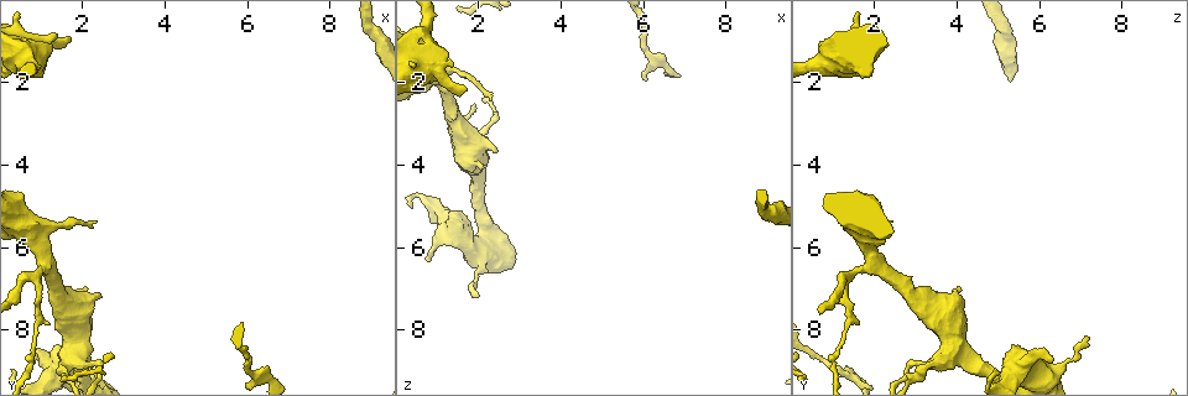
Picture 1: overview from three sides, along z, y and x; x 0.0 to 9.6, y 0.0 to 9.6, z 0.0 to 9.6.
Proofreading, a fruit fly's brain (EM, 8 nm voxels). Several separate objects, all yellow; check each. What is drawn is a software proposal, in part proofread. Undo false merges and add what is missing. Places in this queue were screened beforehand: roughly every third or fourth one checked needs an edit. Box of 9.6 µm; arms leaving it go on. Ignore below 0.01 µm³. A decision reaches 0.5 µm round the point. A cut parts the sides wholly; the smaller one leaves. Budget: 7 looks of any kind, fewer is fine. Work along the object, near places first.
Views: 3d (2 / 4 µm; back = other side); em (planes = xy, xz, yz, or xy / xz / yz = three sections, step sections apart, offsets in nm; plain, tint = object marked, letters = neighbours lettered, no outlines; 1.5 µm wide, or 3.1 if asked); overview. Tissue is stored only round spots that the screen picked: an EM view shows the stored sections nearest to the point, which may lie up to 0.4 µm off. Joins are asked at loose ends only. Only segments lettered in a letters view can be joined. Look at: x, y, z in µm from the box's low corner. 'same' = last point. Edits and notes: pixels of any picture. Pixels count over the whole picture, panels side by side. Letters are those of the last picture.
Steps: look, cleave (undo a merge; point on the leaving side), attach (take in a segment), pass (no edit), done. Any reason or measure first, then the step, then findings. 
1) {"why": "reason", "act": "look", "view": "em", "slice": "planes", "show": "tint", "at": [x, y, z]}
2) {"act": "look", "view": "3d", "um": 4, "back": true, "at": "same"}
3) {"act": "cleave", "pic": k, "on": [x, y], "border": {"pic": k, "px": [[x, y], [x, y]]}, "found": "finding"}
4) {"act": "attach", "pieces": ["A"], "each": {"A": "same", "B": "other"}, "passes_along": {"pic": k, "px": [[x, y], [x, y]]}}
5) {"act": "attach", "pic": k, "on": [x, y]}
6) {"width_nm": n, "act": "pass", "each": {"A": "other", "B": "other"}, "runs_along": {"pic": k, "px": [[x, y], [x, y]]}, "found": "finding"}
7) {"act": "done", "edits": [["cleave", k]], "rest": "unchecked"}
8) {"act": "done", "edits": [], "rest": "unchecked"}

{"why": "free end", "act": "look", "view": "em", "slice": "planes", "show": "plain", "at": [2.35, 5.30, 2.35]}

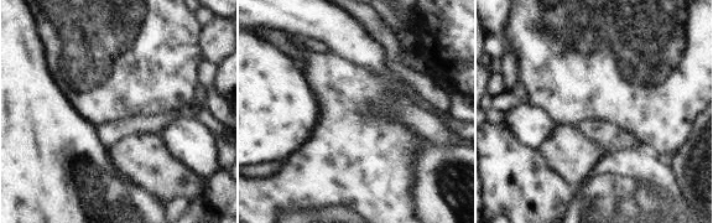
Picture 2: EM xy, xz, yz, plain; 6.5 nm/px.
{"why": "with the object marked", "act": "look", "view": "em", "slice": "planes", "show": "tint", "at": "same"}

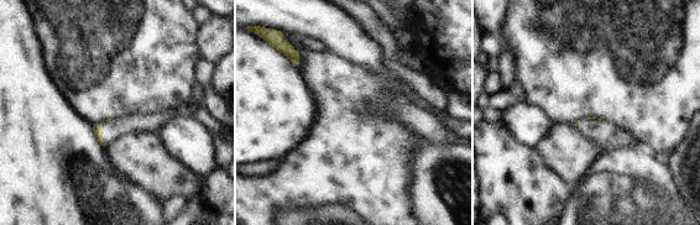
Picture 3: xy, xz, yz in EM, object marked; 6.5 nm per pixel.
{"why": "what lies round it", "act": "look", "view": "em", "slice": "planes", "show": "letters", "at": "same"}

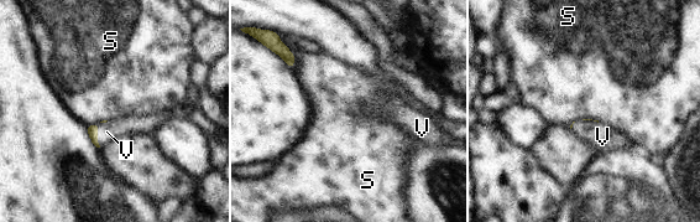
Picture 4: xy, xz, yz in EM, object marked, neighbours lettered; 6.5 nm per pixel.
{"act": "attach", "pieces": ["V"], "each": {"S": "other", "V": "same"}, "found": "the neuron continues"}

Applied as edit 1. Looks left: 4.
{"why": "redraw", "act": "look", "view": "overview"}

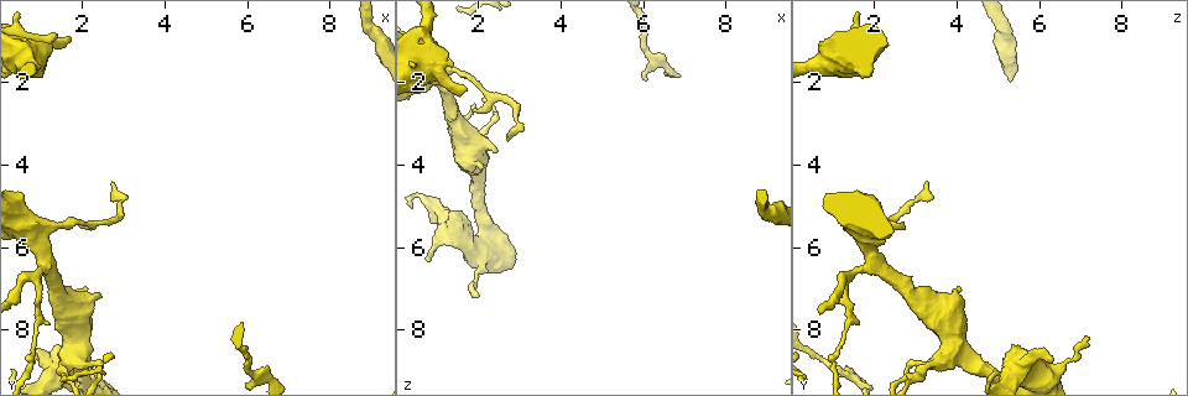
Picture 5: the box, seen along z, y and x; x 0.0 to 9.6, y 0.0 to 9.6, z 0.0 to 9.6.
{"why": "abrupt turn", "act": "look", "view": "3d", "um": 4, "at": [2.45, 8.90, 2.85]}

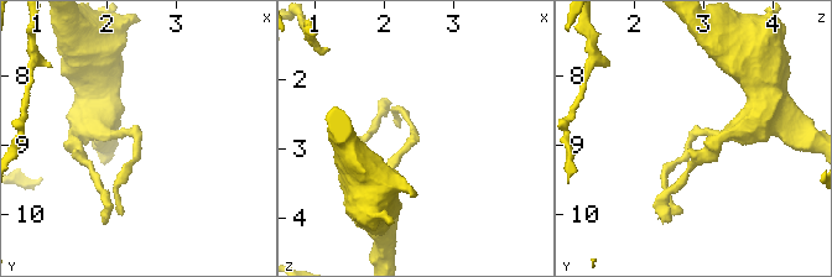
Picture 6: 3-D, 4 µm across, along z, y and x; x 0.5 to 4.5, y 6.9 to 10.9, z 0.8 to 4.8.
{"act": "look", "view": "em", "slice": "xy", "step": 8, "show": "tint", "at": [2.45, 8.85, 2.85]}

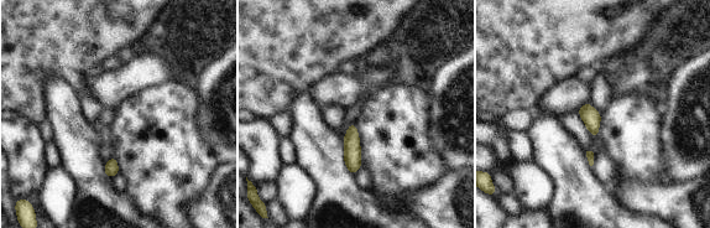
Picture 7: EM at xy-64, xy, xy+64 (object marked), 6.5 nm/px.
{"why": "another direction", "act": "look", "view": "em", "slice": "planes", "show": "letters", "at": "same"}

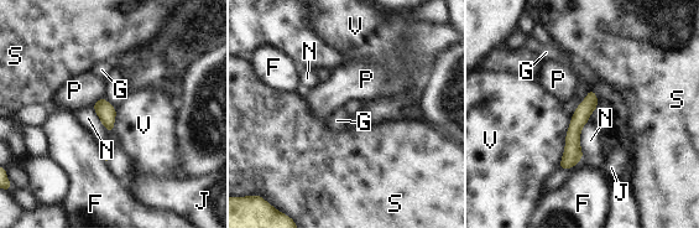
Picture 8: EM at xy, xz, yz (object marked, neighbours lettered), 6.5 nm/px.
{"width_nm": 110, "act": "pass", "each": {"F": "other", "G": "other", "J": "other", "N": "other", "P": "other", "S": "other", "V": "other"}, "border": {"pic": 8, "px": [[573, 115], [558, 169]]}, "found": "continuous, no second neuron"}

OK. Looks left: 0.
{"act": "done", "edits": [["attach", 4]], "rest": "unchecked"}

